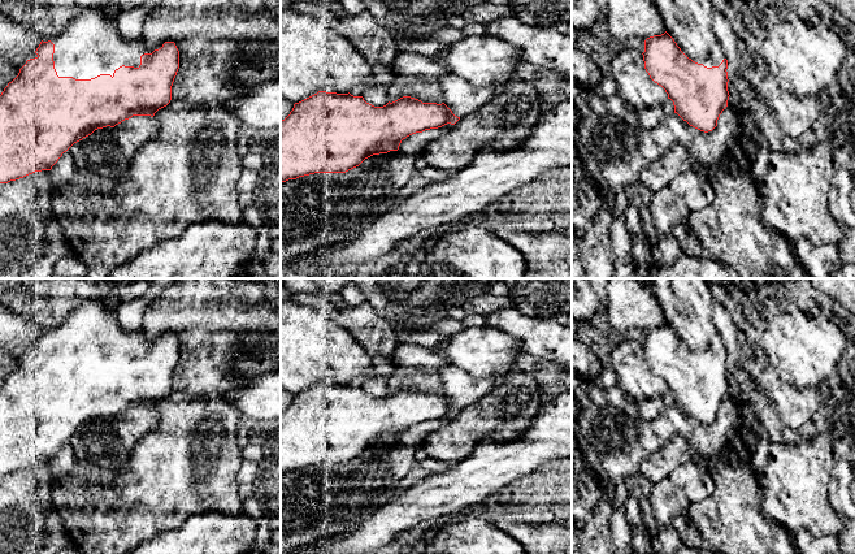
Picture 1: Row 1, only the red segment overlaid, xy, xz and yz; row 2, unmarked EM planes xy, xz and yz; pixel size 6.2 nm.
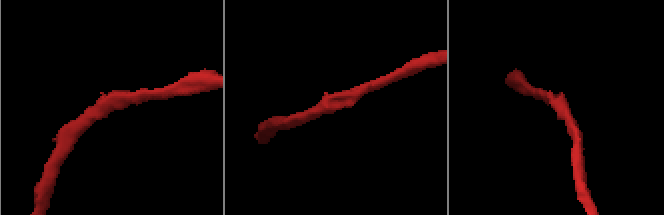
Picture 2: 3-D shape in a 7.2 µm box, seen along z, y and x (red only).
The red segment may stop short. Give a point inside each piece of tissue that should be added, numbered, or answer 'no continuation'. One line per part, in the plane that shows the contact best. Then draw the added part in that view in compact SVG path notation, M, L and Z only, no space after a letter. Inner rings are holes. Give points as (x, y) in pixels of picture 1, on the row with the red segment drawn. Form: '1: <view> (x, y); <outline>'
1: xy (90, 46); M105 5L105 7L101 7L101 8L81 8L81 12L78 14L77 18L74 18L65 29L61 34L58 35L52 35L51 38L48 39L44 39L43 42L48 42L51 40L53 44L55 44L55 53L53 53L53 61L55 61L55 69L57 72L57 75L58 77L73 77L75 79L91 79L91 78L95 78L100 74L110 74L113 77L113 73L116 69L118 69L120 66L125 65L125 66L134 66L134 68L139 68L140 65L140 56L144 55L144 53L152 53L155 49L159 49L162 47L162 44L165 43L160 43L156 48L149 48L148 44L147 44L147 40L144 38L140 38L140 39L134 39L134 40L129 40L129 39L125 39L122 38L117 29L116 29L116 21L118 18L118 16L122 13L121 9L116 8L116 7L109 7L109 5Z

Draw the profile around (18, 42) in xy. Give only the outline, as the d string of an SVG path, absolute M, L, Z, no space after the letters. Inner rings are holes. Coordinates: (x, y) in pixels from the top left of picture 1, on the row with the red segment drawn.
M0 10L0 56L17 68L22 68L35 53L40 39L30 25L22 25Z

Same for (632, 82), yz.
M624 47L609 62L616 94L637 111L661 107L668 100L665 90L644 69L643 55Z

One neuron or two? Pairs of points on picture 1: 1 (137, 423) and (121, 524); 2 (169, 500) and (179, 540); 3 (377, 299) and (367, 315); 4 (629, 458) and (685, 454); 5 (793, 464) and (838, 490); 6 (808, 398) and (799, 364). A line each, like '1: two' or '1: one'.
1: two
2: two
3: two
4: two
5: two
6: two

